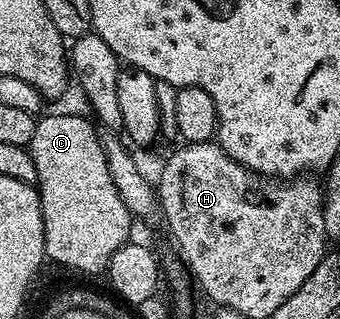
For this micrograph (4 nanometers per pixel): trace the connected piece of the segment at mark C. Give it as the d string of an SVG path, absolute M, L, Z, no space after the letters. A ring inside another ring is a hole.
M45 115L38 119L29 146L32 161L36 161L45 258L86 275L103 274L109 268L112 253L131 238L130 210L120 201L116 185L112 185L99 128L82 115Z

